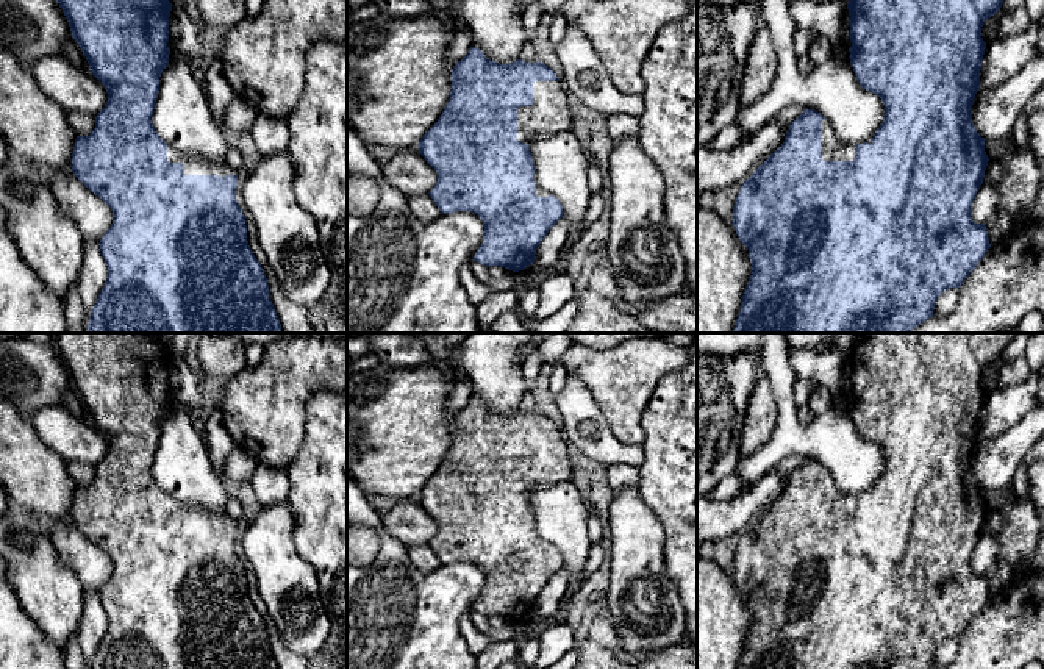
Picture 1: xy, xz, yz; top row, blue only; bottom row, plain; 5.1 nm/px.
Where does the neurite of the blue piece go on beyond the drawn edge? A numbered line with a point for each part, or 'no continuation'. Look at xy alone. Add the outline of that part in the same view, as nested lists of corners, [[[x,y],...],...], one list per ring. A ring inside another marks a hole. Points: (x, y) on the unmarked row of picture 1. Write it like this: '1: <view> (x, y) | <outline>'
1: xy (193, 515) | [[[167,494],[167,511],[181,513],[184,525],[238,525],[225,511],[211,511],[205,506],[181,502]]]

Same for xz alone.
1: xz (550, 463) | [[[535,431],[533,455],[517,458],[517,491],[572,480],[572,450],[563,431]]]

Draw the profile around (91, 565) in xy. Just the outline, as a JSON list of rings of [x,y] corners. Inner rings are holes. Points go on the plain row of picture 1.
[[[72,521],[64,524],[52,522],[48,536],[81,586],[100,596],[100,589],[113,574],[111,558],[91,542]]]

